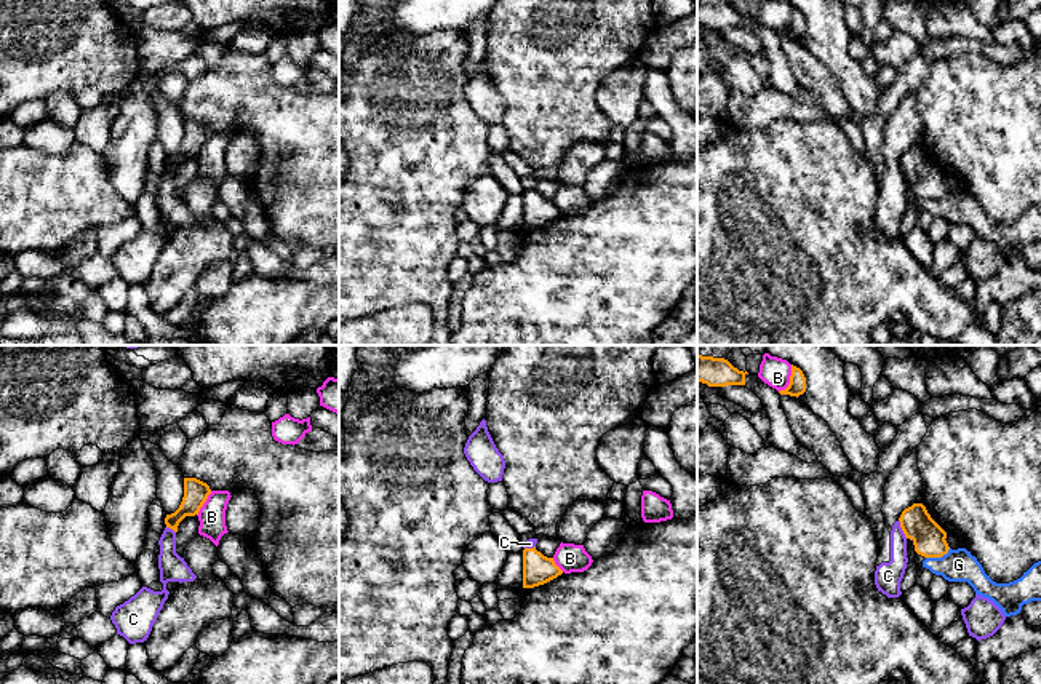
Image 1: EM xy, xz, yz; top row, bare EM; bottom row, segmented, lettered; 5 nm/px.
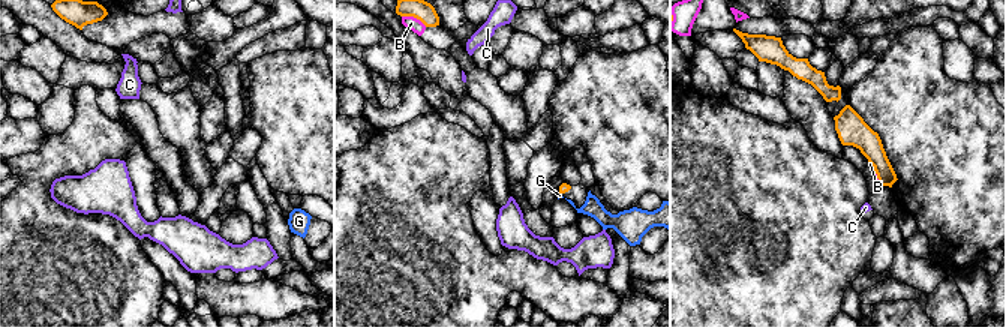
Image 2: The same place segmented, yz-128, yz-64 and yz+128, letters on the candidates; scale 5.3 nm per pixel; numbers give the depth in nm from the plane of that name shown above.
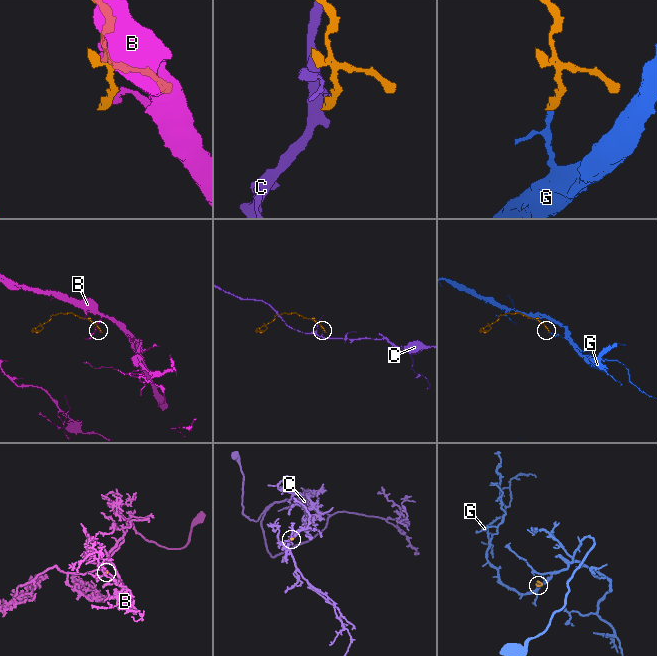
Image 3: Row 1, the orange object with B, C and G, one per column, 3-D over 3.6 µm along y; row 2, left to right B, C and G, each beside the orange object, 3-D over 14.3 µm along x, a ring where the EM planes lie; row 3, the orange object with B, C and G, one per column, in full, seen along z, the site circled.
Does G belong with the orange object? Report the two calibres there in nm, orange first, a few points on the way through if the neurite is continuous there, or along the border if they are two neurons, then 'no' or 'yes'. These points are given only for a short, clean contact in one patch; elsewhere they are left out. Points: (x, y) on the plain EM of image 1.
160/160 nm | along yz (950, 190), (941, 198), (926, 200) | no

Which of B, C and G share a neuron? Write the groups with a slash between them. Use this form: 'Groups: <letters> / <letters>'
Groups: B / C / G

